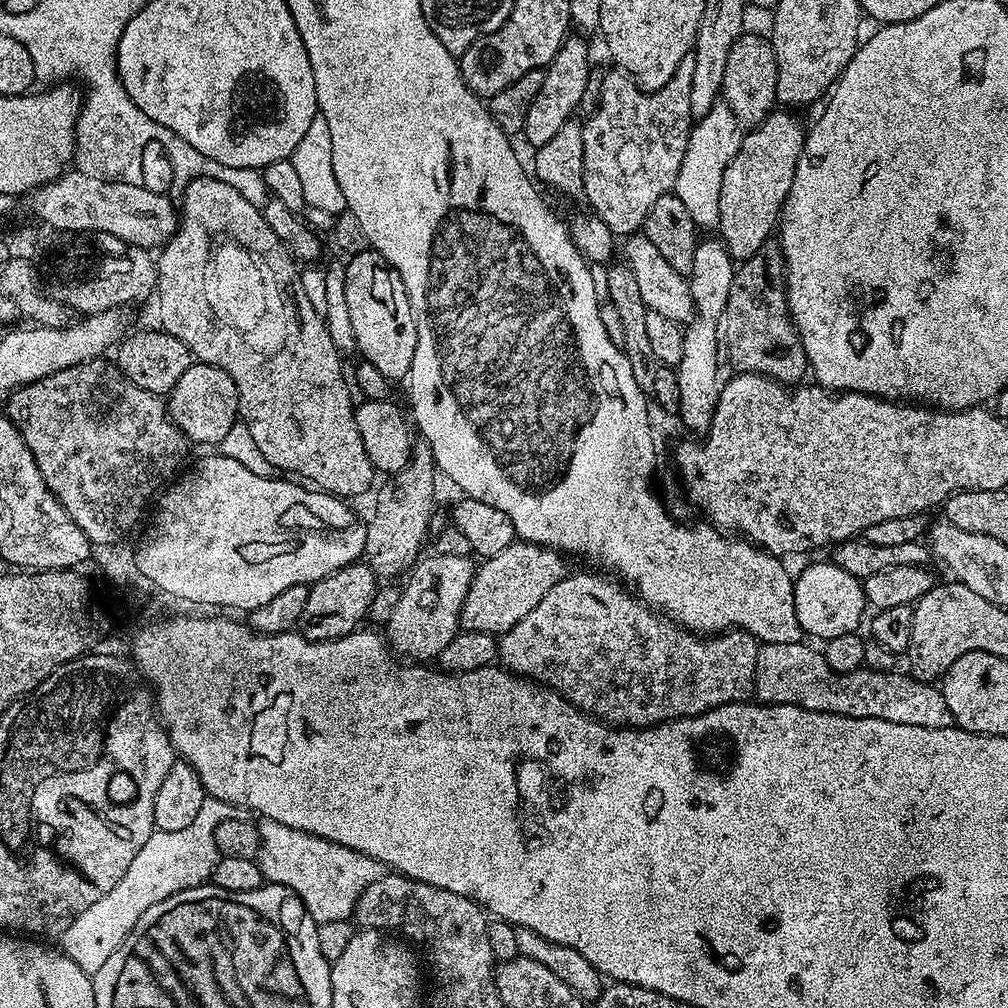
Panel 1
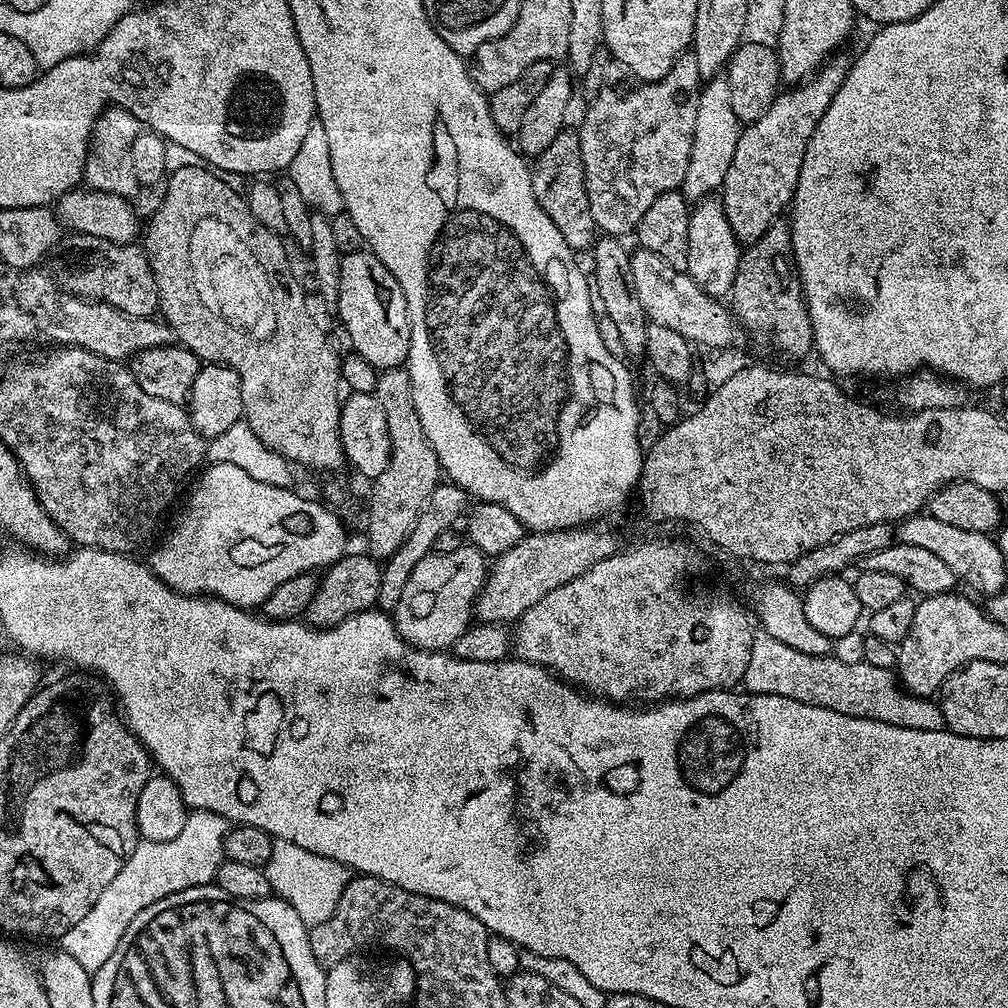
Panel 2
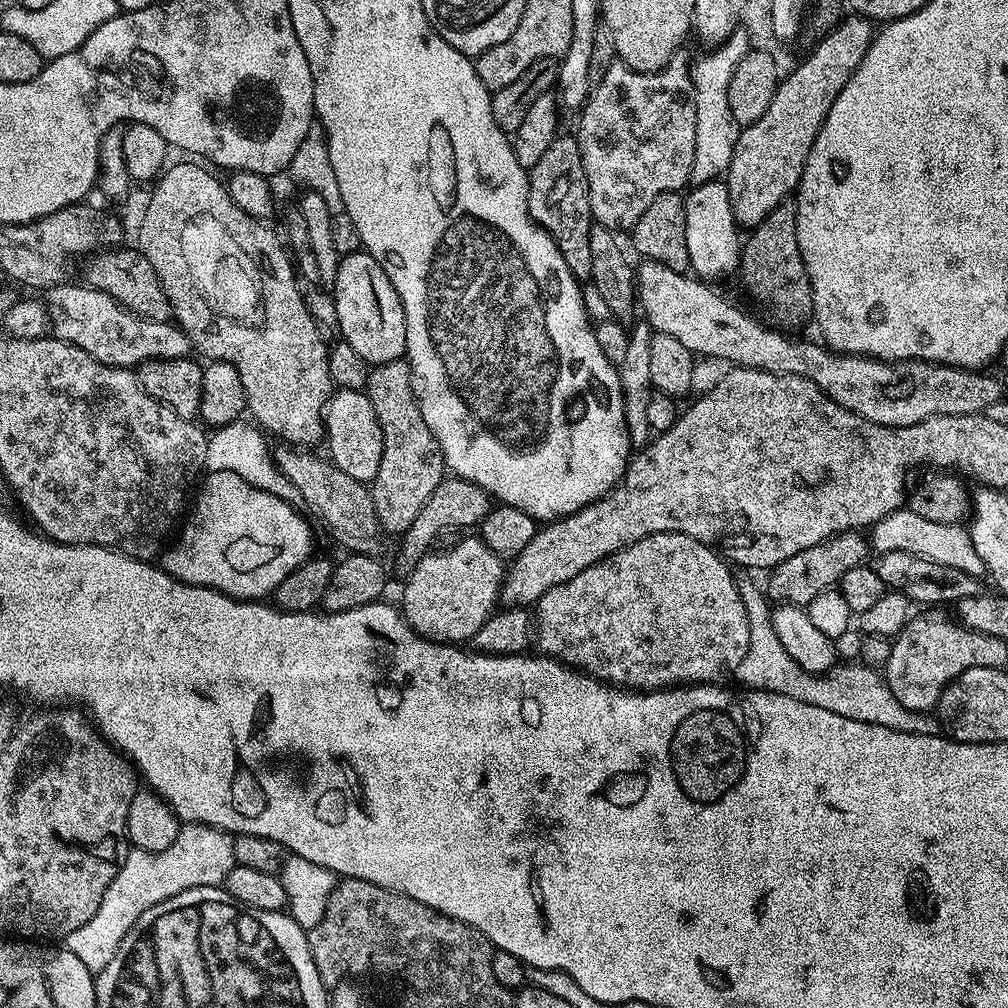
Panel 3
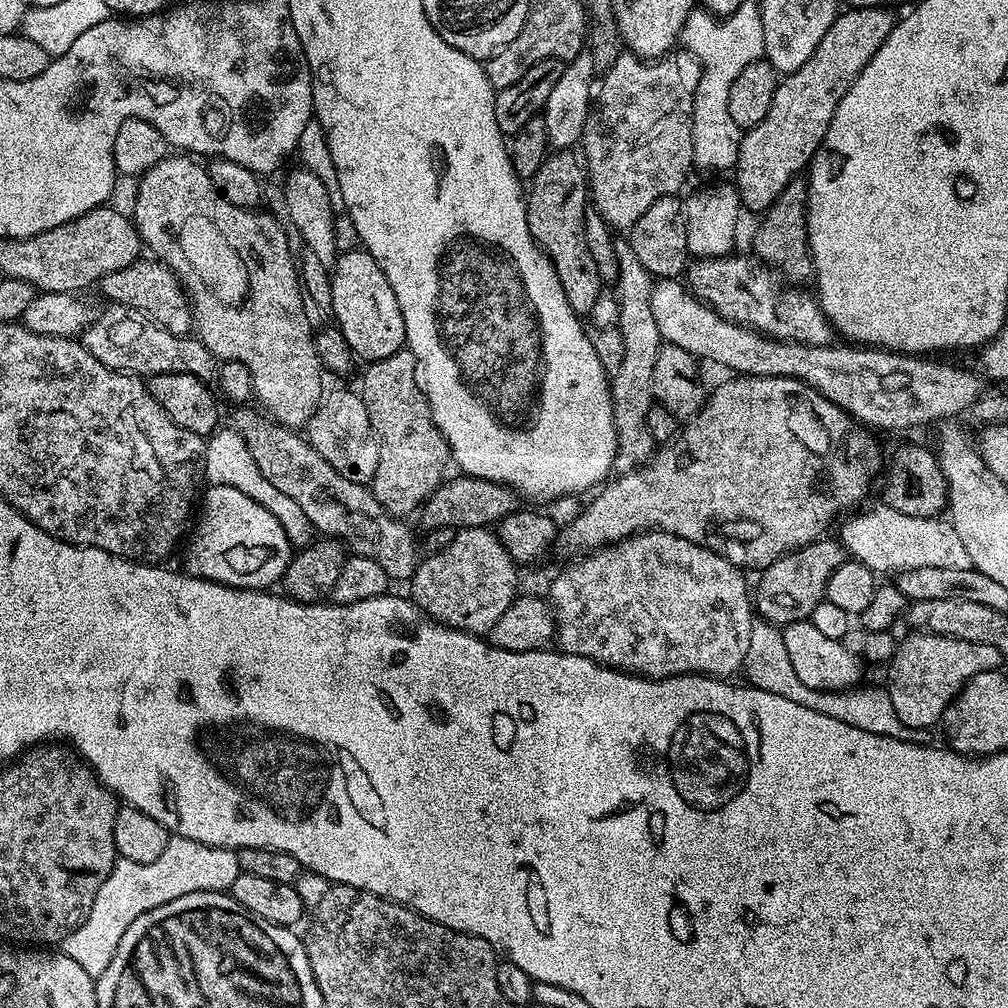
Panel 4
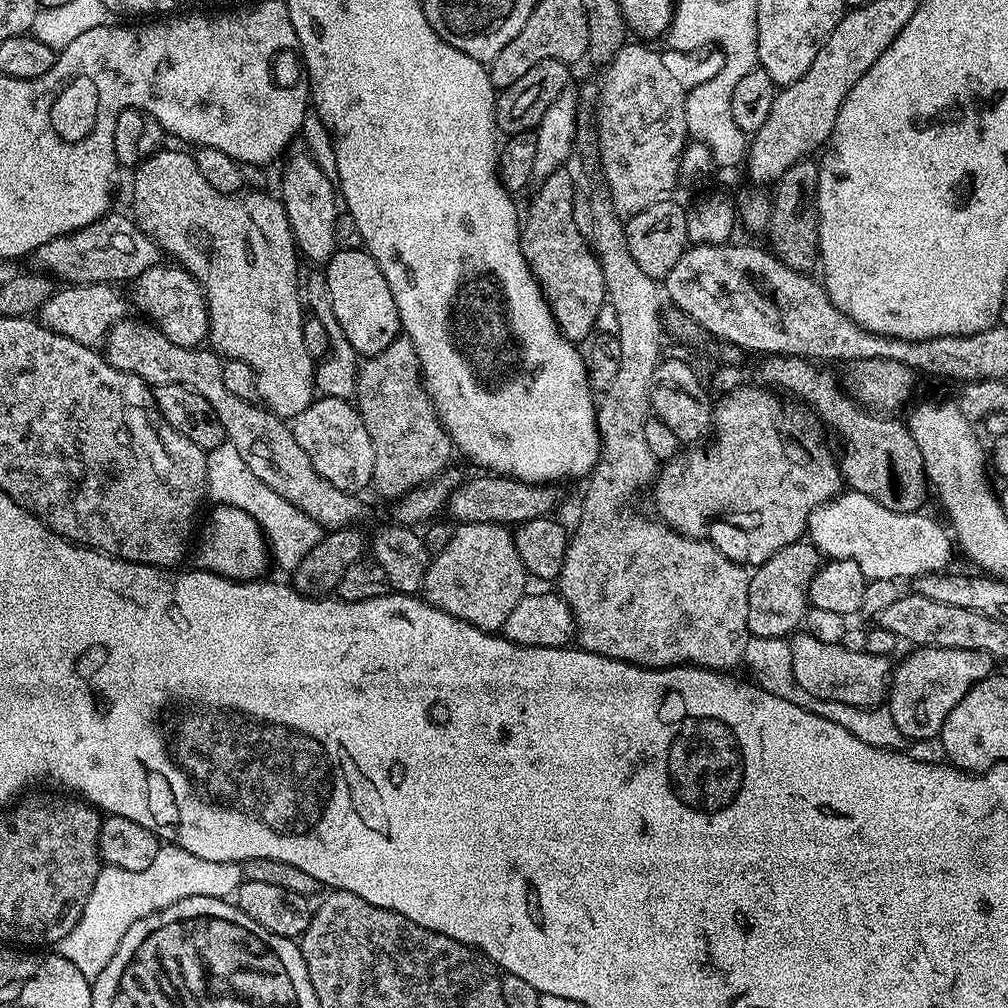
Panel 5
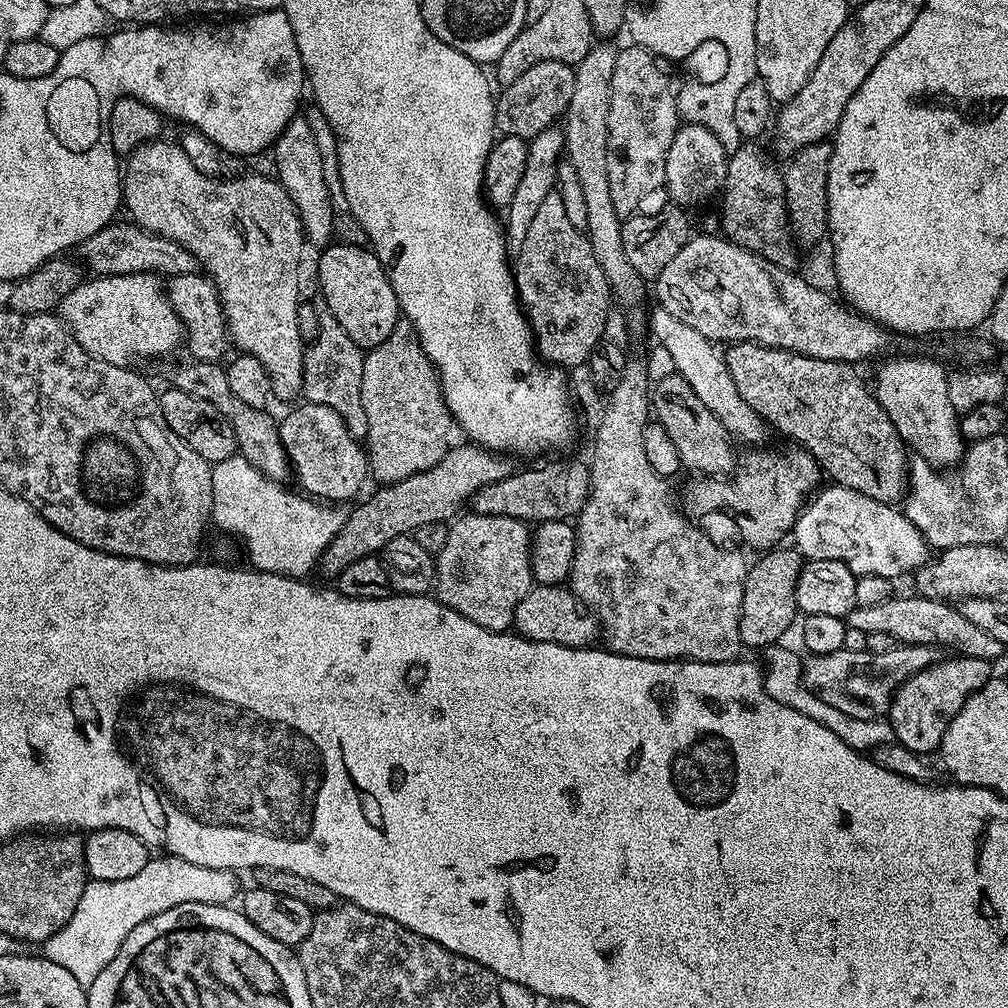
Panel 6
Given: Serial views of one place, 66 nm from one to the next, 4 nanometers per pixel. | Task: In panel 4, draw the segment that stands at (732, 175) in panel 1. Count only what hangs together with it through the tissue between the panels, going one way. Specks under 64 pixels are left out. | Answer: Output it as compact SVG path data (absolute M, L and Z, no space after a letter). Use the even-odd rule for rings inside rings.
M849 7L843 14L837 15L836 23L822 37L820 48L814 50L810 58L796 72L787 73L786 78L779 81L774 90L774 102L770 110L766 110L766 118L758 122L756 128L747 129L740 137L740 159L738 161L738 187L740 203L745 209L757 208L763 210L772 205L772 200L778 198L782 190L791 180L797 179L807 169L812 154L820 148L822 138L830 126L830 118L834 118L834 110L838 110L838 102L850 90L854 78L876 56L878 46L889 39L894 31L891 11L888 8L854 8Z

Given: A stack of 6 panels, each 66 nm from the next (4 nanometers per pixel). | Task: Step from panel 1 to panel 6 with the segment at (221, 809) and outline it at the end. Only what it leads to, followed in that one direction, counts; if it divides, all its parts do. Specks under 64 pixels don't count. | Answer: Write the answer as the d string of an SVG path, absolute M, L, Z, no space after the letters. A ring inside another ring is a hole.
M160 854L157 857L157 860L156 857L149 859L148 864L142 866L142 870L138 870L138 874L134 874L134 878L122 878L114 882L89 879L88 884L82 890L82 898L78 898L78 910L74 910L74 914L70 914L70 922L66 922L66 926L62 926L62 930L58 930L49 940L44 941L42 945L44 959L58 962L58 966L62 966L74 978L78 978L78 982L87 990L94 982L94 978L98 978L98 974L102 974L102 970L106 970L106 966L110 966L114 954L118 954L118 950L122 946L122 942L126 942L130 930L134 930L134 926L142 926L142 922L146 922L146 918L154 918L166 910L170 910L174 906L182 906L186 902L231 905L236 891L238 891L237 896L241 891L240 884L236 881L237 873L231 868L210 870L210 866L194 866L194 862L186 862L177 856Z

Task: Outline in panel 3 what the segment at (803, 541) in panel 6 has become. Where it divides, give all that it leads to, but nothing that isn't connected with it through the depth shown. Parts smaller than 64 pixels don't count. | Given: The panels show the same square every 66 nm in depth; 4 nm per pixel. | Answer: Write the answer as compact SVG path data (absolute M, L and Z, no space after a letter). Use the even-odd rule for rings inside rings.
M909 508L892 512L874 524L870 530L870 544L880 554L910 553L938 562L939 565L950 566L951 569L963 570L971 576L981 577L986 570L978 550L974 549L971 531L965 525L933 522L920 514L914 514Z

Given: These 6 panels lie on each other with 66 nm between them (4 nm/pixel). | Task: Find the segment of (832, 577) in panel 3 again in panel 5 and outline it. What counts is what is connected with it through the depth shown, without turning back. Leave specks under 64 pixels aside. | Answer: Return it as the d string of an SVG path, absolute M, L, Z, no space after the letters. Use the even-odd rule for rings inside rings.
M811 542L786 546L772 555L765 564L759 565L751 573L748 582L746 622L749 633L762 638L791 637L804 623L804 613L809 607L810 582L821 567L821 552Z

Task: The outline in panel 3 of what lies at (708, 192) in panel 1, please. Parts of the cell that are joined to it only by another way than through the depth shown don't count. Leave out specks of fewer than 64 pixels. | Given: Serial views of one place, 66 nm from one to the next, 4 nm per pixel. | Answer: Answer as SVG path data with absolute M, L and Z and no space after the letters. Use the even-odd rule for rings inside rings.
M737 30L734 34L730 34L730 38L725 40L723 44L708 50L708 53L697 64L695 61L692 68L694 102L696 103L696 113L698 114L696 133L694 134L694 166L692 167L691 178L693 185L704 184L708 180L723 177L731 169L732 159L734 158L734 146L740 142L742 125L734 118L734 114L730 114L728 91L730 90L730 78L734 78L734 70L738 66L738 62L742 62L742 58L746 58L749 50L750 44L748 44L747 34L744 33L744 30Z

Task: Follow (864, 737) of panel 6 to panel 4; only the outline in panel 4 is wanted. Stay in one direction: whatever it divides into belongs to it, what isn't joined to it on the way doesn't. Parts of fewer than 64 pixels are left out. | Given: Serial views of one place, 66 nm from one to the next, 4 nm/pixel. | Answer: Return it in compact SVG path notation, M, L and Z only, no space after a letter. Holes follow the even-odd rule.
M753 619L750 626L750 646L746 649L742 676L745 676L743 679L753 688L766 690L770 694L778 694L782 698L790 698L790 702L798 702L810 710L818 710L818 714L830 714L830 718L838 718L838 722L858 726L858 730L870 730L870 734L911 740L913 744L929 743L929 729L906 726L894 710L892 695L883 687L857 686L846 688L843 692L810 690L810 686L805 686L802 678L798 678L798 674L794 674L794 666L790 666L790 654L786 654L783 631L777 625L770 624L766 620Z

